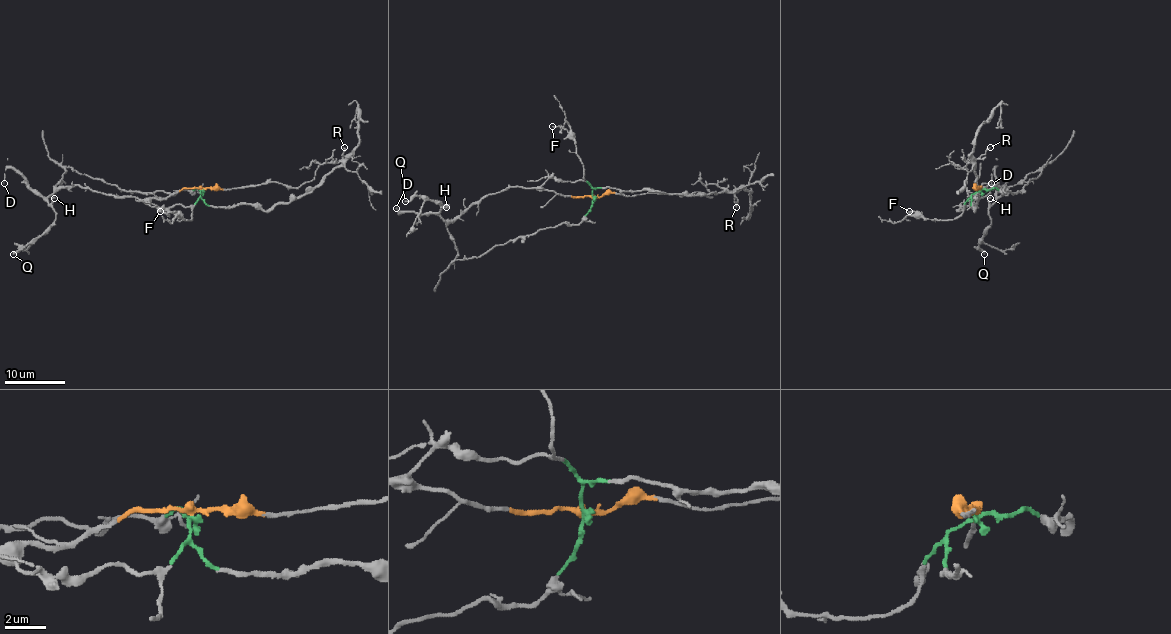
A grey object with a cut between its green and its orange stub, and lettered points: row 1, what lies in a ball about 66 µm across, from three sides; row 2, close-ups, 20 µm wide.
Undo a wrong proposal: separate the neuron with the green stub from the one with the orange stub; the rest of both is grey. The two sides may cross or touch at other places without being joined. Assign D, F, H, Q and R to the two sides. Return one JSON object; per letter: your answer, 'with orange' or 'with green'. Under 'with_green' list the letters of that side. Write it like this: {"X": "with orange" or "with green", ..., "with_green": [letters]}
{"D": "with orange", "F": "with green", "H": "with orange", "Q": "with orange", "R": "with green", "with_green": ["F", "R"]}

